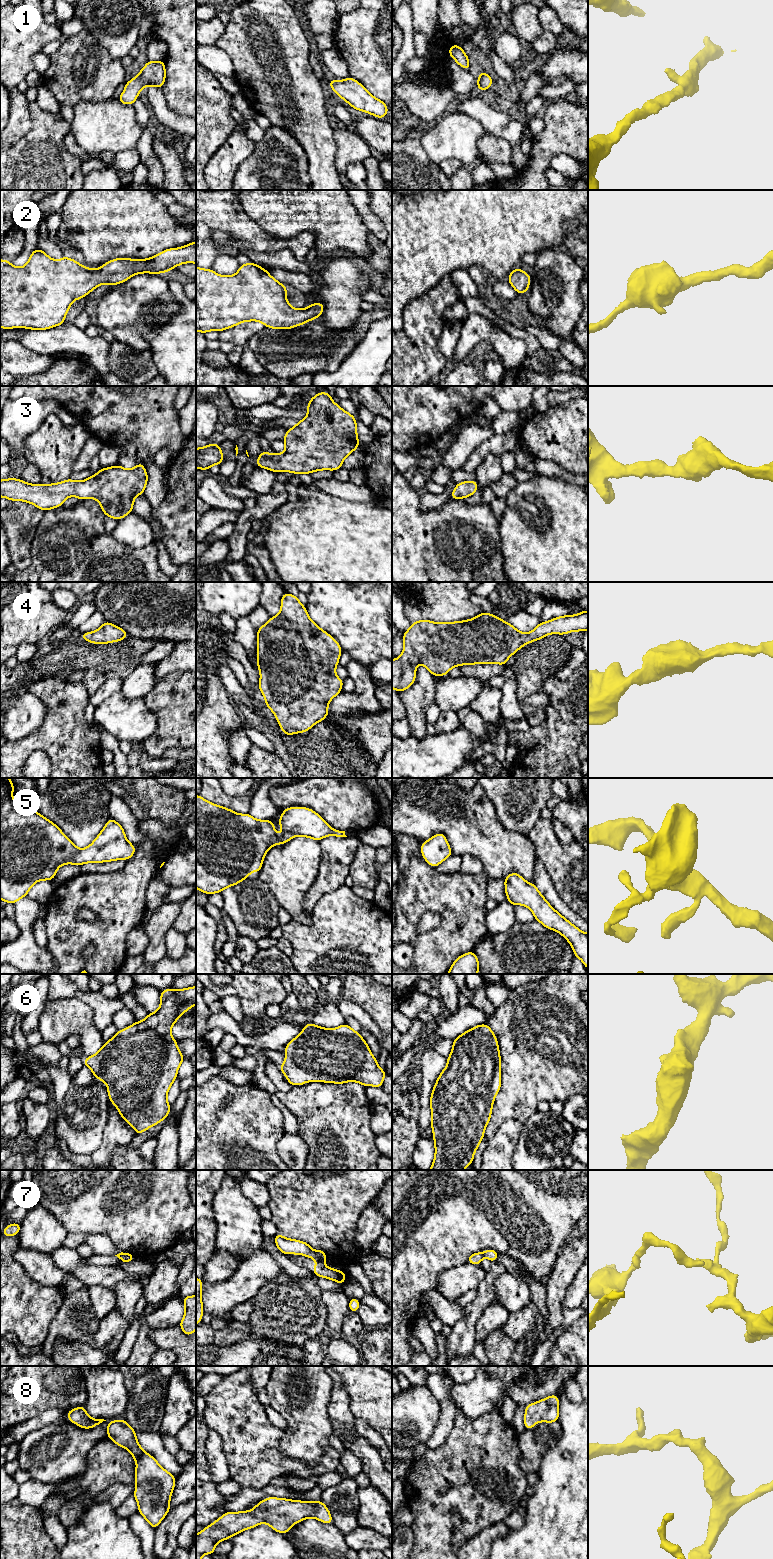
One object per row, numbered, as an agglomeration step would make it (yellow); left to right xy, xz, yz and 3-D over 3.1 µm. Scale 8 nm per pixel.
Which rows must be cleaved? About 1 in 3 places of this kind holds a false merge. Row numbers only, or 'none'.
7

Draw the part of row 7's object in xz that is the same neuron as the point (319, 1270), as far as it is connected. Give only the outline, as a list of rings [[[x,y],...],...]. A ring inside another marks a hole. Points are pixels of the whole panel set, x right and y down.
[[[317,1260],[316,1265],[313,1268],[313,1275],[317,1277],[323,1277],[327,1279],[331,1279],[343,1286],[345,1279],[347,1278],[347,1274],[340,1270],[335,1270],[334,1268],[329,1268],[325,1266],[322,1261]]]

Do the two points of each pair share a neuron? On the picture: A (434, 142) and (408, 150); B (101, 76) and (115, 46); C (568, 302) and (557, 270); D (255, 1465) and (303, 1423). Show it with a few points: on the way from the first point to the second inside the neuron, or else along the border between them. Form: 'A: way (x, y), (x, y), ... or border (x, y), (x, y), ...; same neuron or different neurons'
A: border (419, 140), (427, 156), (436, 164); different neurons
B: border (95, 38), (112, 57), (119, 59); different neurons
C: way (560, 294), (558, 292), (558, 278); same neuron
D: border (283, 1430), (278, 1449), (284, 1455), (297, 1459); different neurons

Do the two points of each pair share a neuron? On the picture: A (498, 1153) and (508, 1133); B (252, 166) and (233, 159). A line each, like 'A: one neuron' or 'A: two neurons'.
A: one neuron
B: two neurons

